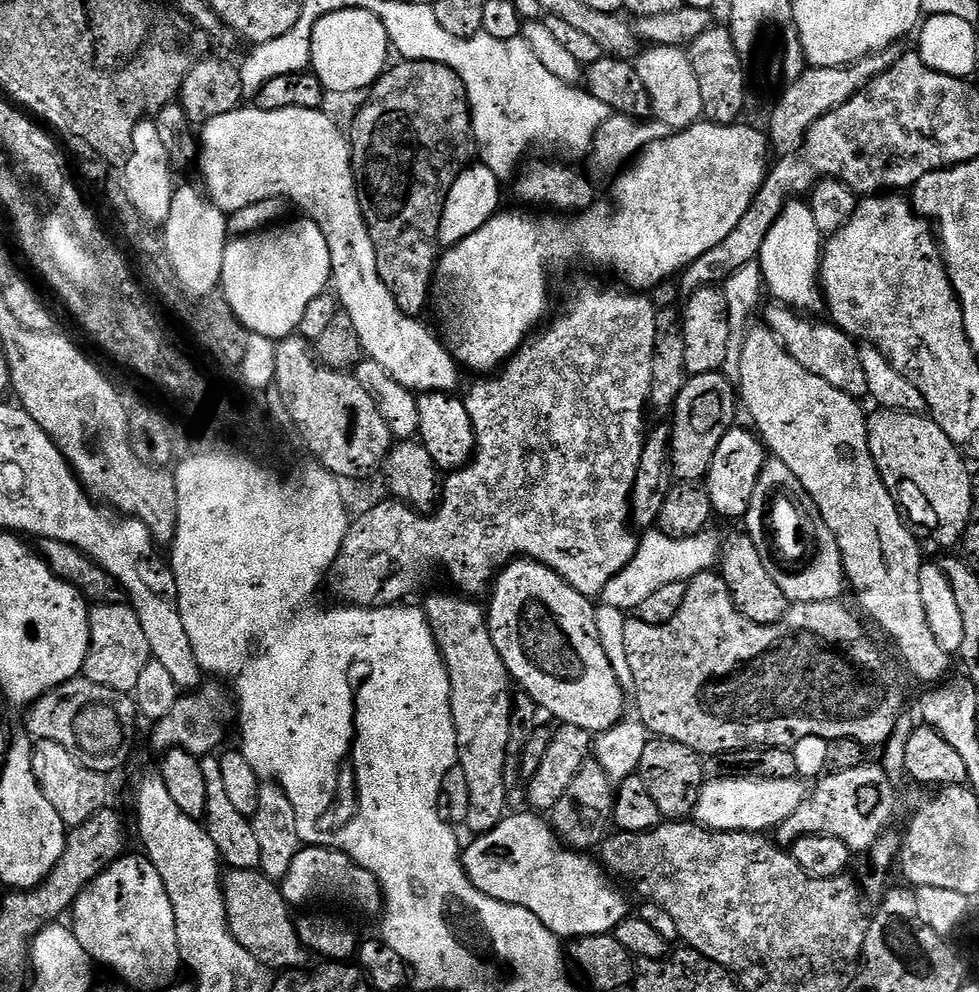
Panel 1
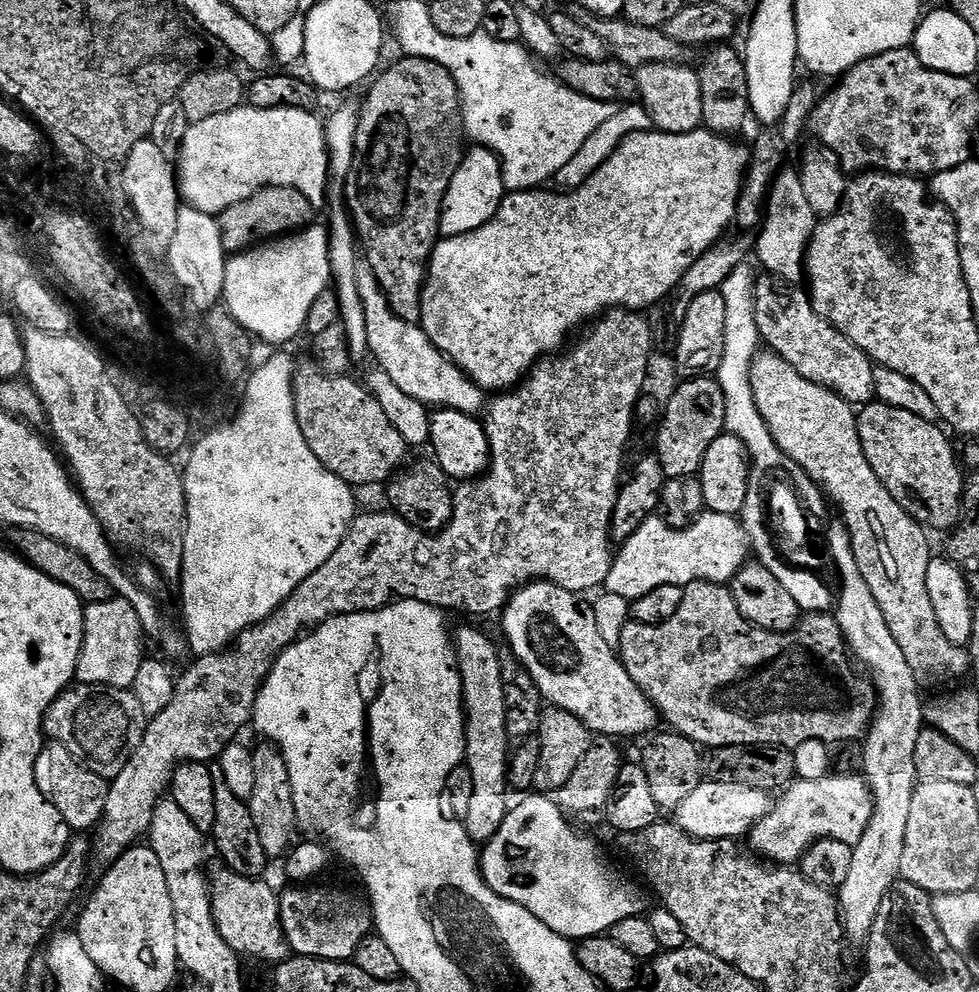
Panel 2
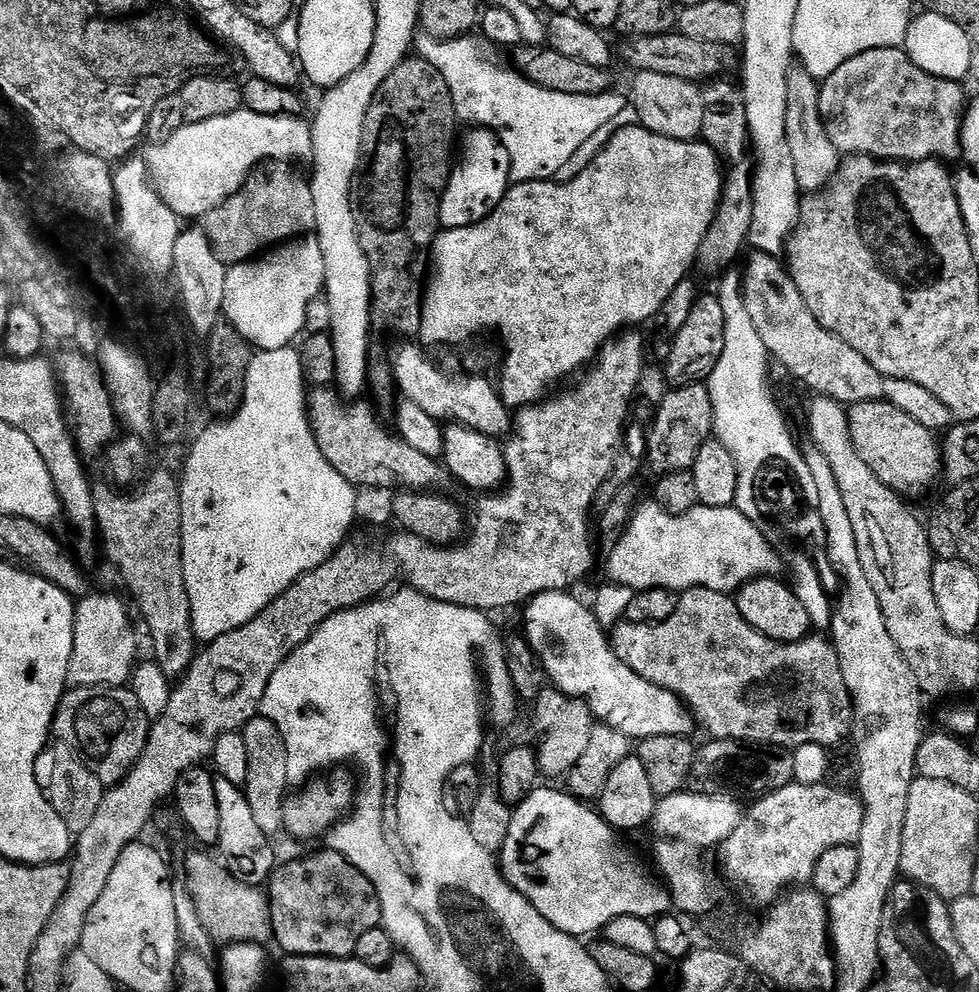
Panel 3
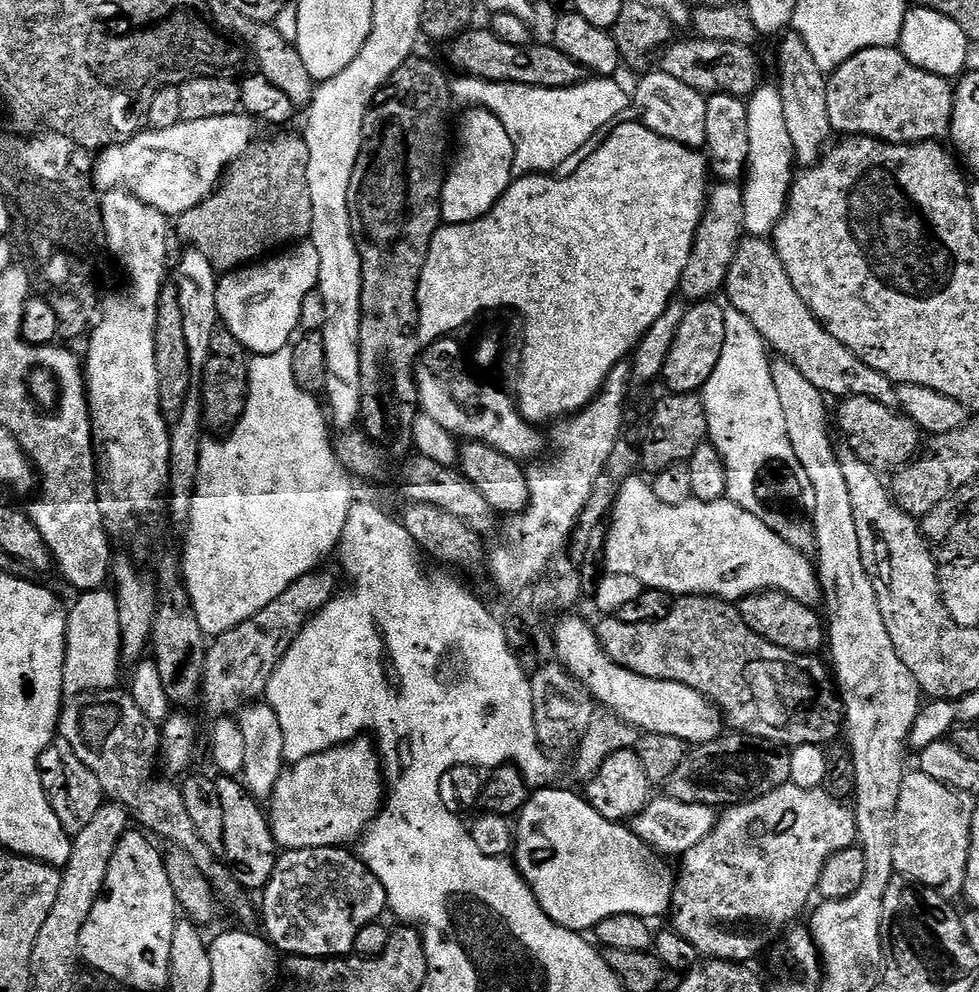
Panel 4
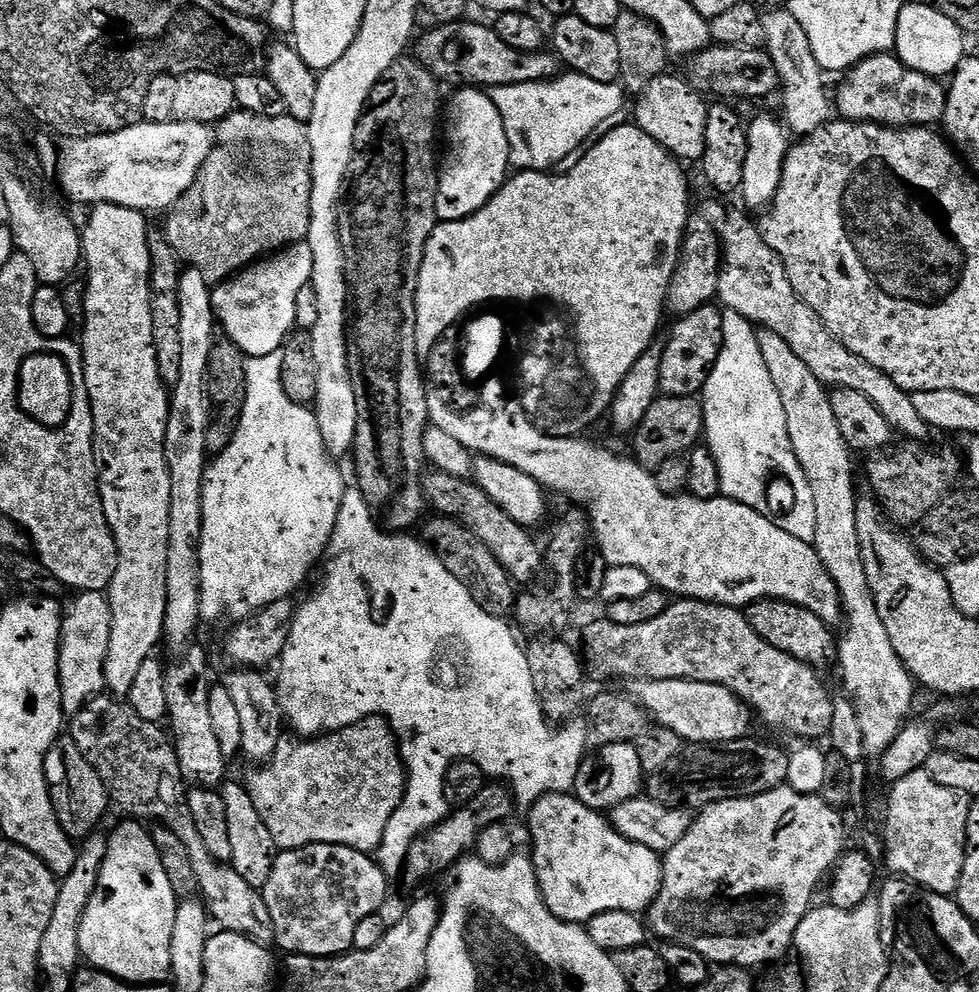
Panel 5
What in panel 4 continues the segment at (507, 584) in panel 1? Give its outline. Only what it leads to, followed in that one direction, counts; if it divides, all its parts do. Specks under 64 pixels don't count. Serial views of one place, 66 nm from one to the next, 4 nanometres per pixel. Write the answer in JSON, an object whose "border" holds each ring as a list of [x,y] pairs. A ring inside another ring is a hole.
{"border":[[[568,614],[554,624],[555,659],[590,693],[597,705],[625,720],[641,733],[670,734],[695,746],[719,740],[726,732],[726,721],[719,708],[698,690],[682,682],[646,678],[613,662],[600,645],[596,629],[577,614]]]}

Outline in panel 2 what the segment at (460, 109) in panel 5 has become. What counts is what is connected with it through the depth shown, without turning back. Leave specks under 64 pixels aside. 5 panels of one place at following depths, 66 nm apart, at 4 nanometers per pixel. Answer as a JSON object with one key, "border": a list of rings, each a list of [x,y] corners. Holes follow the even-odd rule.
{"border":[[[469,147],[465,151],[464,161],[458,166],[458,174],[454,174],[446,190],[446,198],[442,202],[441,237],[461,236],[478,230],[486,222],[494,219],[505,195],[506,189],[499,158],[488,148]]]}

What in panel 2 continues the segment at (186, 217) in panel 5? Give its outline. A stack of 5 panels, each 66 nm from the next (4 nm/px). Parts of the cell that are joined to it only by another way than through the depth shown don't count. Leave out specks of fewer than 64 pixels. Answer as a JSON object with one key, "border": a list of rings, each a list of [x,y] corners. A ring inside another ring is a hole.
{"border":[[[264,188],[255,192],[246,202],[230,206],[218,219],[224,251],[228,254],[243,252],[261,242],[299,232],[313,223],[314,209],[309,200],[293,188]]]}

